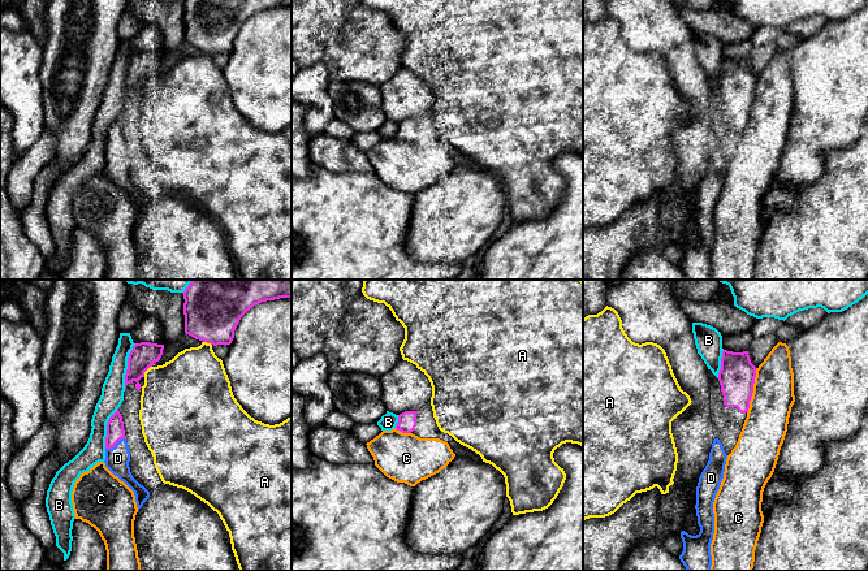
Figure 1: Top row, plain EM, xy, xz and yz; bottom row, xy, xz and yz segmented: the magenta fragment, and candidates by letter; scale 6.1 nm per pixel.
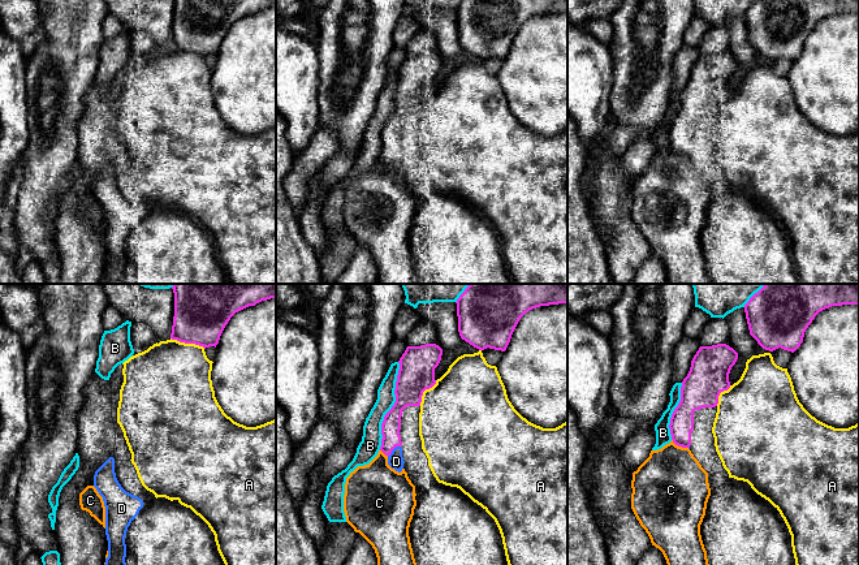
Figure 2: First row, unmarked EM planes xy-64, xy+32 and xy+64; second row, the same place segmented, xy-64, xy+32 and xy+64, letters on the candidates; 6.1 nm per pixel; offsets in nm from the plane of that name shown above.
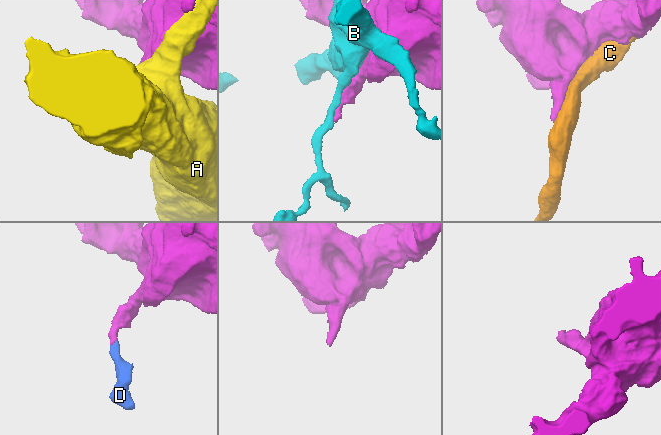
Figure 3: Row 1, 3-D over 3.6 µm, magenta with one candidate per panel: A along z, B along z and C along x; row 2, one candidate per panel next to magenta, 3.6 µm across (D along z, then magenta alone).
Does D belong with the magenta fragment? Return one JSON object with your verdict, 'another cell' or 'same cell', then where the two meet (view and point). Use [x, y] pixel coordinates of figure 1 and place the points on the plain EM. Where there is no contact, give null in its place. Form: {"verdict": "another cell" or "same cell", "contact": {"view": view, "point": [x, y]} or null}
{"verdict": "same cell", "contact": {"view": "xy", "point": [115, 152]}}

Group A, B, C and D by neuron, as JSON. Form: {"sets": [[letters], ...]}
{"sets": [["A"], ["B"], ["C"], ["D"]]}

